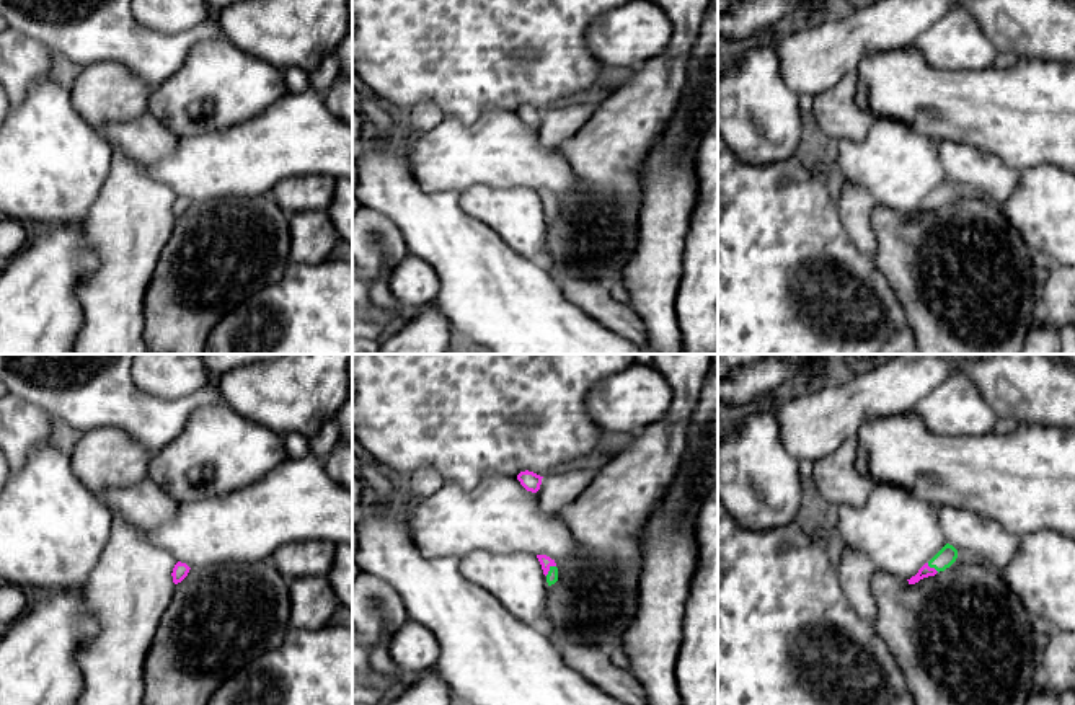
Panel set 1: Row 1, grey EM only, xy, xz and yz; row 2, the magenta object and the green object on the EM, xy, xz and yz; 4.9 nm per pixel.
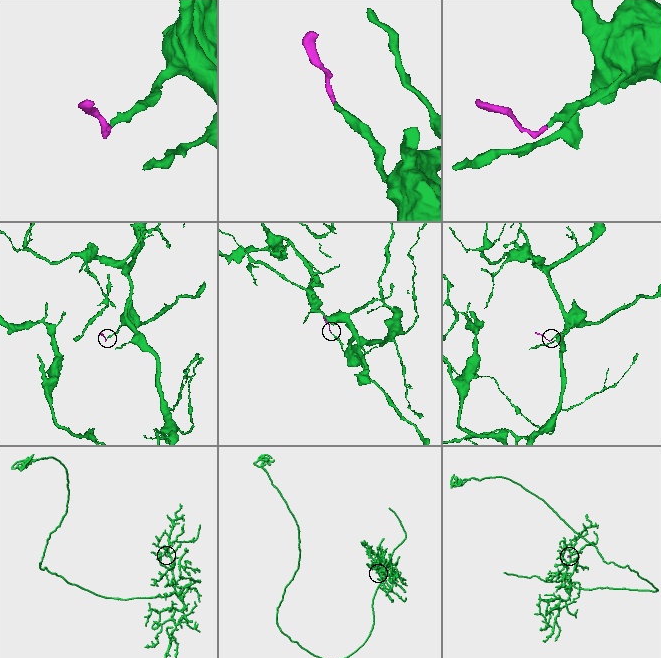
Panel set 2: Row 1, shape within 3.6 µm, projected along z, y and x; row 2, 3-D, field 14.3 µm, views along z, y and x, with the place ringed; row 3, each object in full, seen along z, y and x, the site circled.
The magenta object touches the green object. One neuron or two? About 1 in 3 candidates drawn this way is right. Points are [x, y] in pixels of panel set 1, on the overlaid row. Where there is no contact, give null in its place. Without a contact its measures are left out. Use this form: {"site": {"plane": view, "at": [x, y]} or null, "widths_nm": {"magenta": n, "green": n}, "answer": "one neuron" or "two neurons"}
{"site": {"plane": "xz", "at": [548, 570]}, "widths_nm": {"magenta": 60, "green": 60}, "answer": "one neuron"}

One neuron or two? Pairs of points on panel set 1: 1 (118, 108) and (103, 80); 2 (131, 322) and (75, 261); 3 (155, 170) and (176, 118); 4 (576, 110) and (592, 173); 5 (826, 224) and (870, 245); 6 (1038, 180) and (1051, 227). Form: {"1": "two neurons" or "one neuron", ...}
{"1": "one neuron", "2": "two neurons", "3": "two neurons", "4": "two neurons", "5": "two neurons", "6": "one neuron"}

